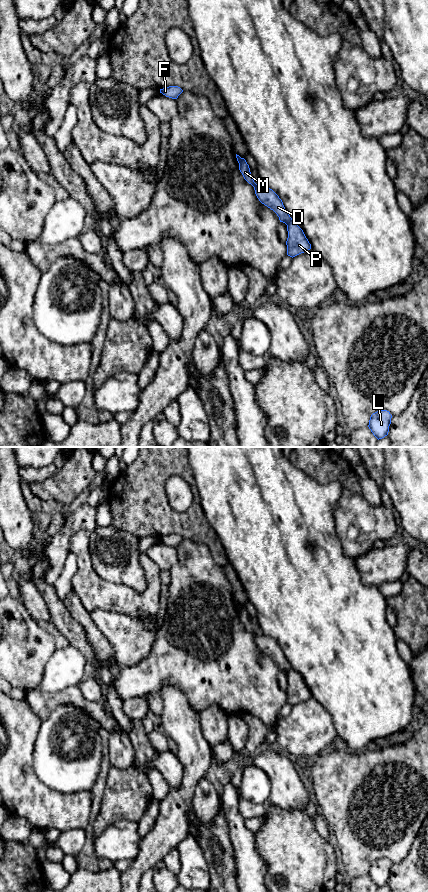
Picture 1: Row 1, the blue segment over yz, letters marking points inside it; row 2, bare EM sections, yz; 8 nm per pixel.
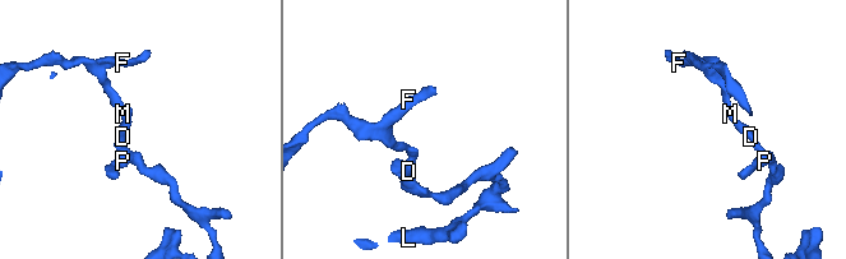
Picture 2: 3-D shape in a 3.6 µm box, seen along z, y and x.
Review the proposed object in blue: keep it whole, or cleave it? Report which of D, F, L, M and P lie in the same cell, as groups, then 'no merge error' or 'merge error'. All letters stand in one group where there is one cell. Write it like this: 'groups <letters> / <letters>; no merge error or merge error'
groups D L M P / F; merge error

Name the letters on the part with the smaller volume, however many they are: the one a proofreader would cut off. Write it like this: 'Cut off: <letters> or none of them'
Cut off: F

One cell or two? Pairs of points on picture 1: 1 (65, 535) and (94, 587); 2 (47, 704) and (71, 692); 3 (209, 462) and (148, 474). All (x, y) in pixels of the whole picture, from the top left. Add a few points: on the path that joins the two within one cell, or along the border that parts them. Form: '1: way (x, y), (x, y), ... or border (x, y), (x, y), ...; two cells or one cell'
1: border (89, 530), (78, 530), (72, 536), (69, 552); two cells
2: way (53, 700), (65, 697); one cell
3: border (188, 457), (197, 489); two cells

